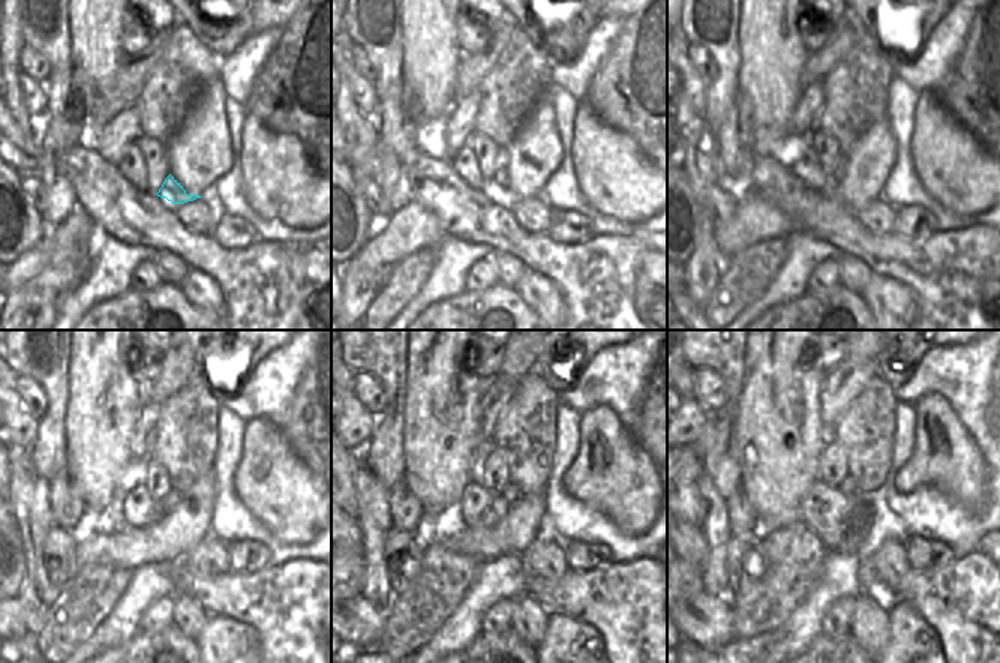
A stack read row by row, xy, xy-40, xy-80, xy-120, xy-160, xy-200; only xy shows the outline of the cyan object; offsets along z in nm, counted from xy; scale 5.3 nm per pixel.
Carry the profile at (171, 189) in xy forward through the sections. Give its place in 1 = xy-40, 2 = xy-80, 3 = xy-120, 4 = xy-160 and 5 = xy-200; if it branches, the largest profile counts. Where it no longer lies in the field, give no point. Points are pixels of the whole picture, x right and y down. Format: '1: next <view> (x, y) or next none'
1: next xy-40 (498, 185)
2: next xy-80 (840, 168)
3: next xy-120 (174, 497)
4: next xy-160 (510, 494)
5: next xy-200 (849, 486)

